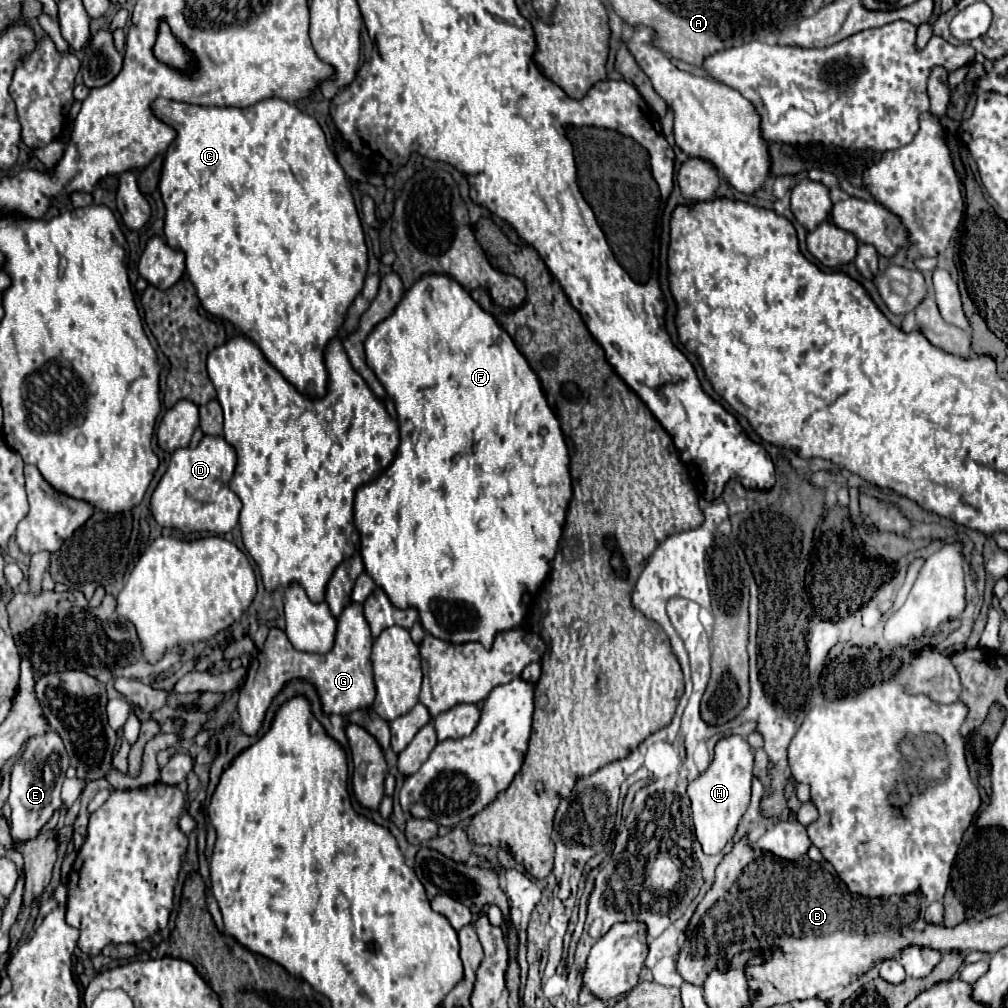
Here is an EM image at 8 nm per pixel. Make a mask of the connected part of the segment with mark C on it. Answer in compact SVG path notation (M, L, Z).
M156 98L152 102L152 112L158 120L172 126L176 130L176 138L170 144L162 176L160 176L160 194L166 206L166 220L164 220L164 234L166 242L182 250L186 254L186 272L192 280L196 294L202 306L224 320L230 320L234 326L240 328L248 338L252 338L266 360L292 384L300 394L310 398L322 398L326 394L326 368L324 368L324 348L330 338L338 336L340 326L344 322L346 310L352 300L360 294L366 268L368 268L368 252L364 244L364 232L360 226L360 218L354 206L352 192L348 188L346 174L334 152L326 144L326 136L316 122L316 118L305 112L300 112L297 106L292 106L280 98L268 98L248 108L234 108L234 106L201 106L188 102L174 102L166 98Z

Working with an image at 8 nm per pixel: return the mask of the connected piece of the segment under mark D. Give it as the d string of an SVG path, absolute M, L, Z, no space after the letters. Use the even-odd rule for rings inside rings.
M204 436L196 448L178 448L172 454L170 466L152 494L152 514L164 528L180 528L184 532L224 534L238 524L242 510L240 498L230 490L230 480L236 468L236 450L222 436Z

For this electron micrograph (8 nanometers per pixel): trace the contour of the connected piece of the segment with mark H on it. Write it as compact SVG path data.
M730 734L716 742L712 764L694 782L690 782L688 796L692 802L694 830L706 854L718 854L732 840L738 822L742 820L750 802L752 766L754 766L754 752L746 742L746 738Z

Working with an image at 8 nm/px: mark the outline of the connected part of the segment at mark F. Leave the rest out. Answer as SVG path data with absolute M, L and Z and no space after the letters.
M424 274L420 282L414 282L410 290L404 292L398 306L388 318L378 322L364 342L366 364L374 370L388 396L396 404L398 424L400 424L400 446L394 462L372 482L364 484L356 492L354 500L354 522L360 532L360 554L366 572L372 576L376 586L380 586L396 608L414 606L420 614L422 626L436 638L448 640L452 644L480 642L486 648L492 646L496 632L510 630L518 626L526 616L524 600L534 596L550 572L550 562L556 554L558 540L562 536L566 506L572 496L570 472L568 472L568 446L564 442L560 424L546 402L540 380L536 372L528 366L524 354L516 348L508 332L496 322L496 318L480 308L480 304L470 296L448 274Z

